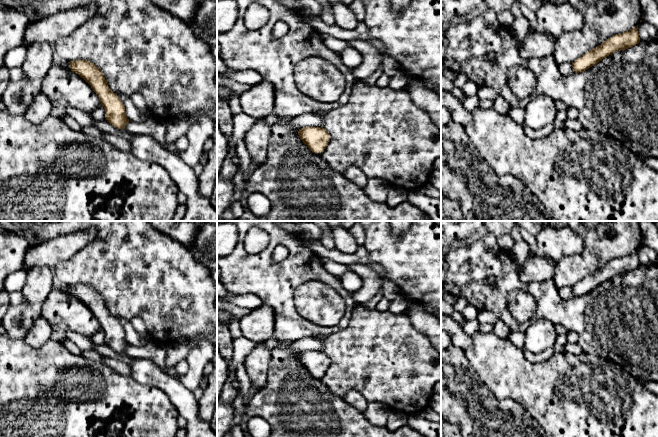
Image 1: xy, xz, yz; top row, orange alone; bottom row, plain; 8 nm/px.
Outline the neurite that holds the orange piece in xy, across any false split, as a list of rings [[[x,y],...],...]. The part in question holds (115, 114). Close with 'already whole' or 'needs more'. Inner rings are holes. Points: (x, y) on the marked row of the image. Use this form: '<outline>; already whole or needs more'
[[[85,60],[70,61],[69,67],[98,95],[105,109],[106,120],[117,129],[125,129],[125,125],[129,122],[125,106],[116,93],[109,88],[102,71],[94,63]]]; already whole

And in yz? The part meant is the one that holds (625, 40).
[[[638,25],[633,29],[616,34],[605,40],[601,45],[583,54],[572,62],[573,72],[583,72],[597,64],[603,58],[620,50],[626,50],[640,42]]]; already whole

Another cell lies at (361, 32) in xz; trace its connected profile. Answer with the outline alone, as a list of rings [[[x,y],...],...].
[[[302,15],[301,18],[303,21],[309,22],[310,25],[319,33],[324,33],[344,41],[351,41],[355,39],[364,40],[375,47],[380,53],[383,53],[385,50],[381,41],[370,37],[368,28],[363,22],[359,22],[357,27],[353,30],[346,30],[339,27],[337,24],[333,26],[325,24],[319,16]]]

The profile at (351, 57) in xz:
[[[353,46],[337,52],[342,63],[350,68],[355,69],[363,63],[363,55]]]

